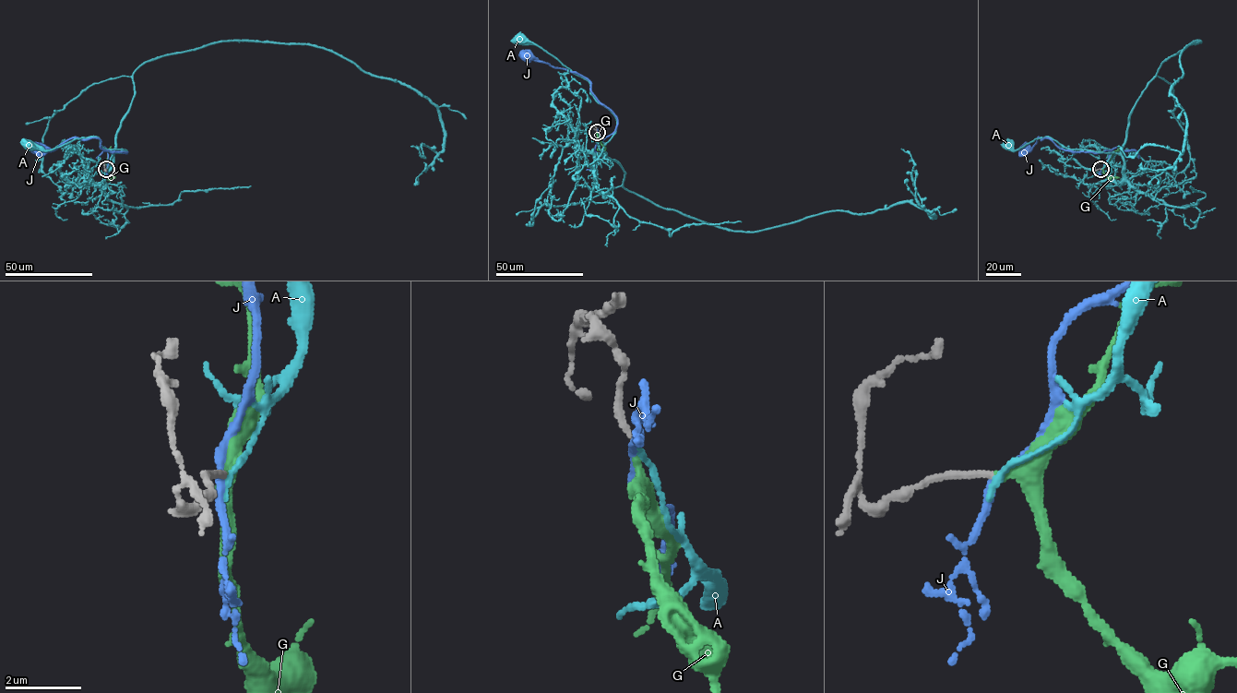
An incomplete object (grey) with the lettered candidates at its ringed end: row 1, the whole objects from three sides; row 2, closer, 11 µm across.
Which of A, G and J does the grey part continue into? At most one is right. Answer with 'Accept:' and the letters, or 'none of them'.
Accept: G

